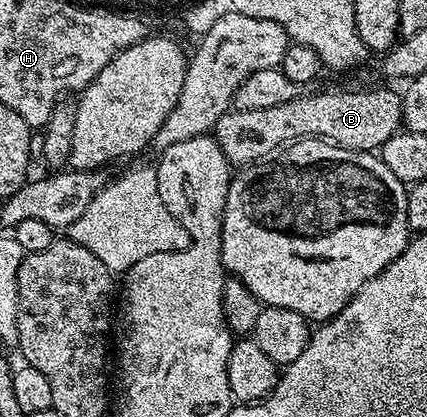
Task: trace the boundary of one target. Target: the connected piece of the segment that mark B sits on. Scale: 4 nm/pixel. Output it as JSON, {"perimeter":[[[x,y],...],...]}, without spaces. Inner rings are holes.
{"perimeter":[[[363,88],[360,92],[300,94],[289,102],[281,102],[281,106],[268,106],[266,110],[232,110],[215,123],[213,135],[232,166],[255,166],[291,141],[308,138],[327,140],[345,150],[375,152],[402,128],[402,95],[391,88]]]}

